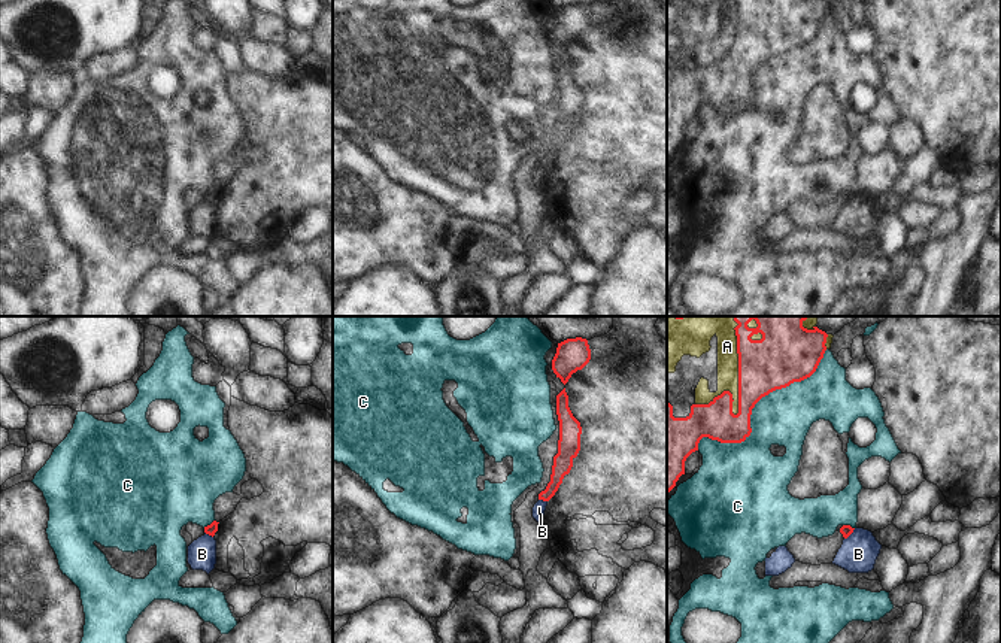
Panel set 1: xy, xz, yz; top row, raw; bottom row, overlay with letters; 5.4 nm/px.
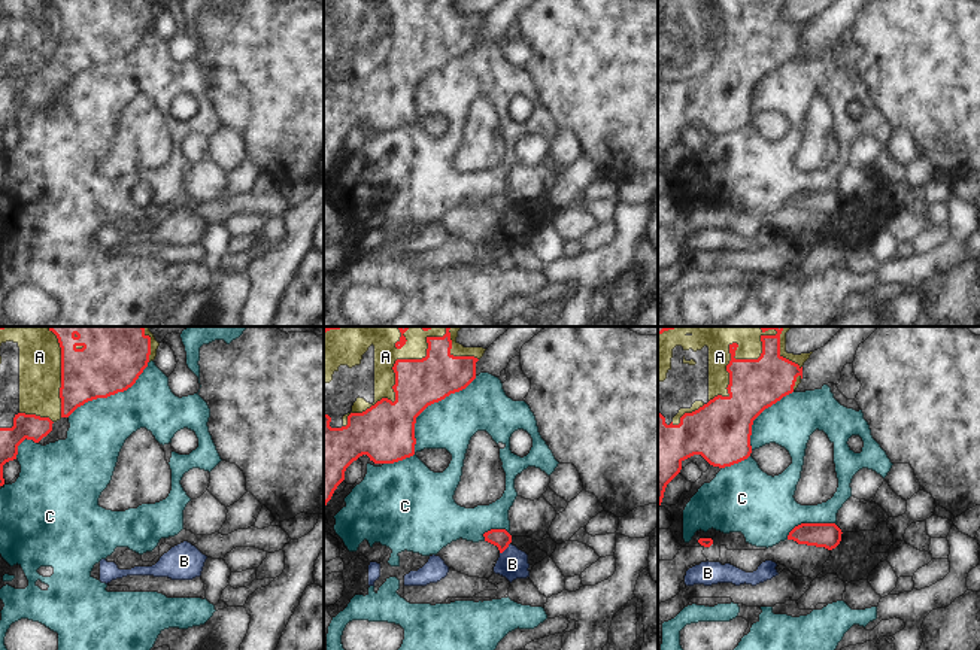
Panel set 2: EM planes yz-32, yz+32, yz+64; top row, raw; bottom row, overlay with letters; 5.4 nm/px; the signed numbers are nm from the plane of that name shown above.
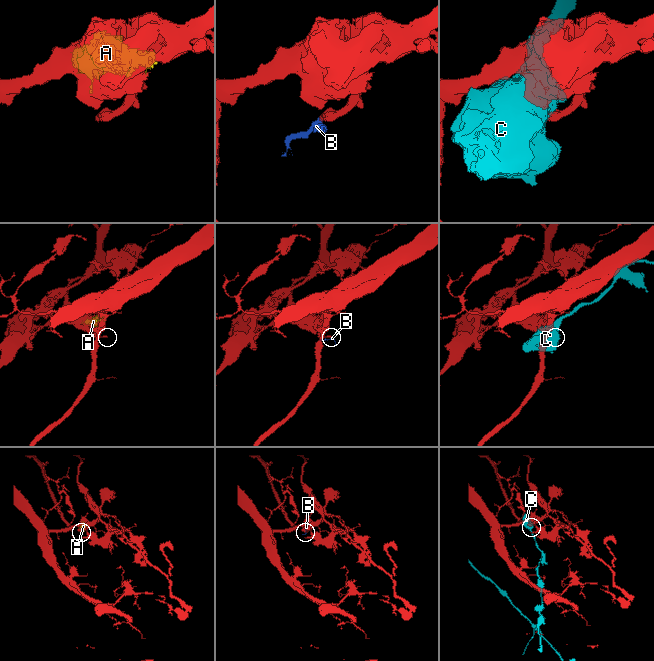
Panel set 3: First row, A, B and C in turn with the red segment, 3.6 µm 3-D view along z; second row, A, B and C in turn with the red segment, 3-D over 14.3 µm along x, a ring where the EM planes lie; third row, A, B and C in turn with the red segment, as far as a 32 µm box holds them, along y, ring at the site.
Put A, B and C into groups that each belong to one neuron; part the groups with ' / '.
A / B / C

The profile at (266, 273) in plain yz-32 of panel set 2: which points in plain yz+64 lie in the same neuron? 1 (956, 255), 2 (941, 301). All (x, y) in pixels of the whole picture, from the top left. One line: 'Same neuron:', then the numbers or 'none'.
Same neuron: 1

